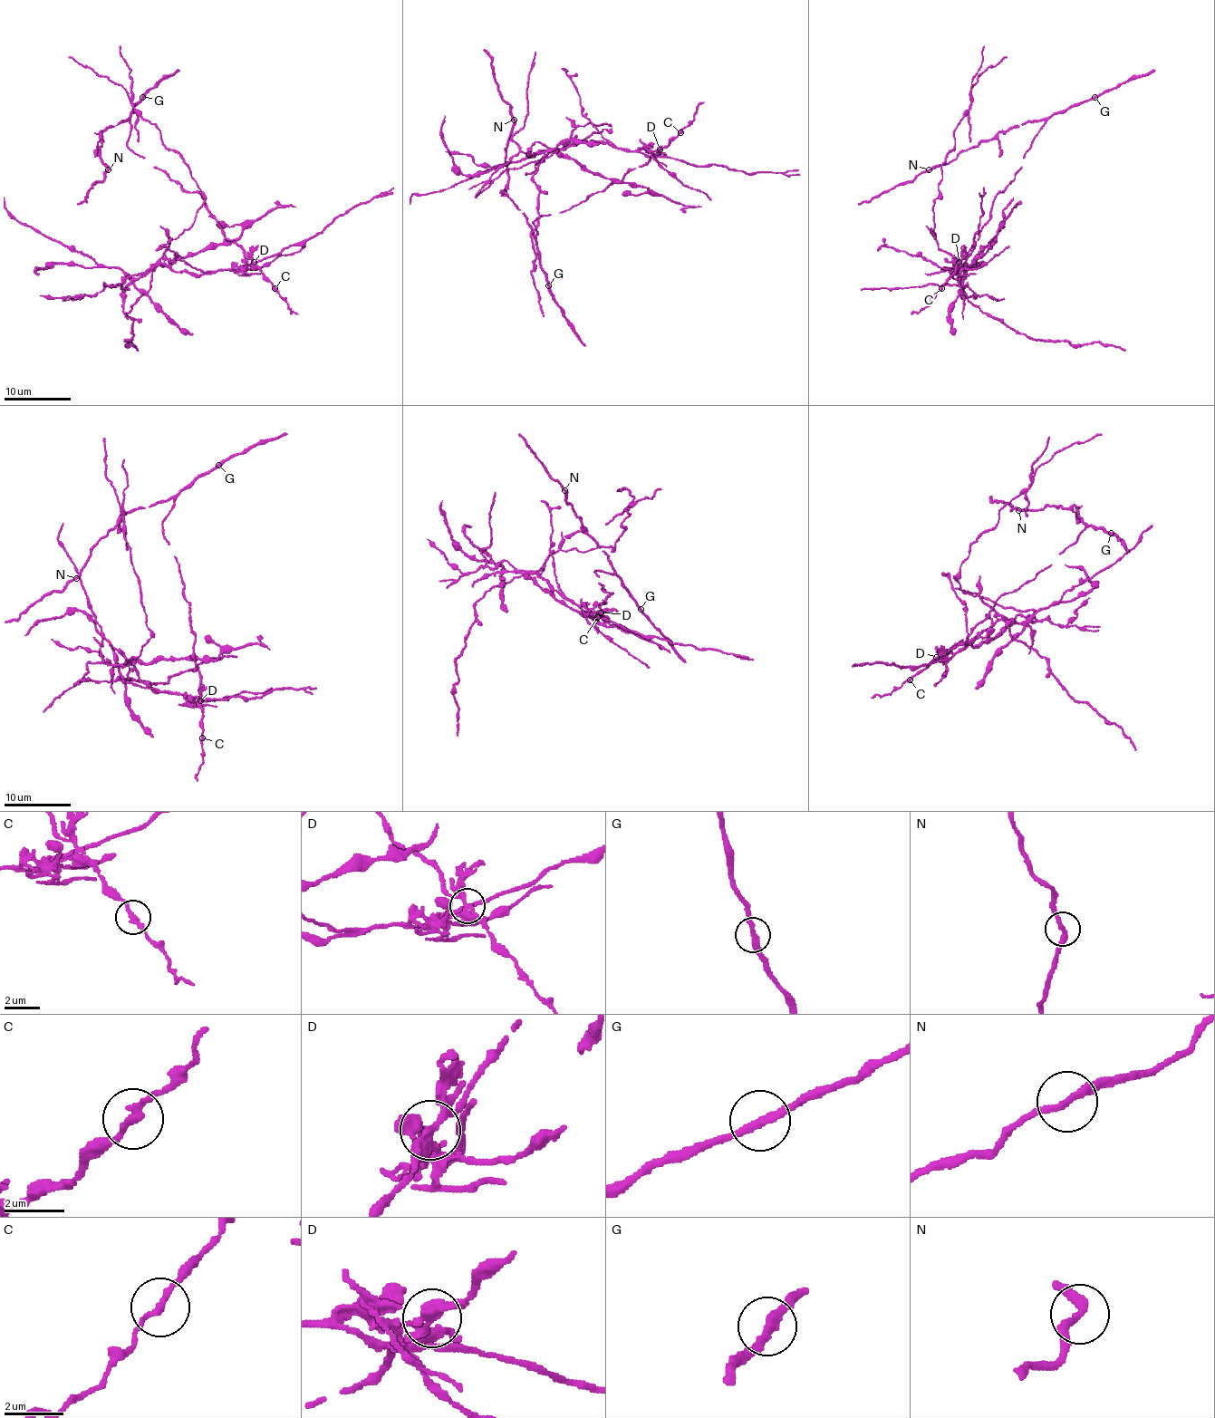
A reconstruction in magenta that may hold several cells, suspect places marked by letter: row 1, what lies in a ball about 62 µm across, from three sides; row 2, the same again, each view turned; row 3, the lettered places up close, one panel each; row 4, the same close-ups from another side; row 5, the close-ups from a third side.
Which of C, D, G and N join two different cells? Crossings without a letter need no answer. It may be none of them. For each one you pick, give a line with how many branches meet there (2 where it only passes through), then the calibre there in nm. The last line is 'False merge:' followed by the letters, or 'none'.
C: 2 branches meet; 220 nm thick
D: 3 branches meet; 300 nm thick
False merge: C, D

